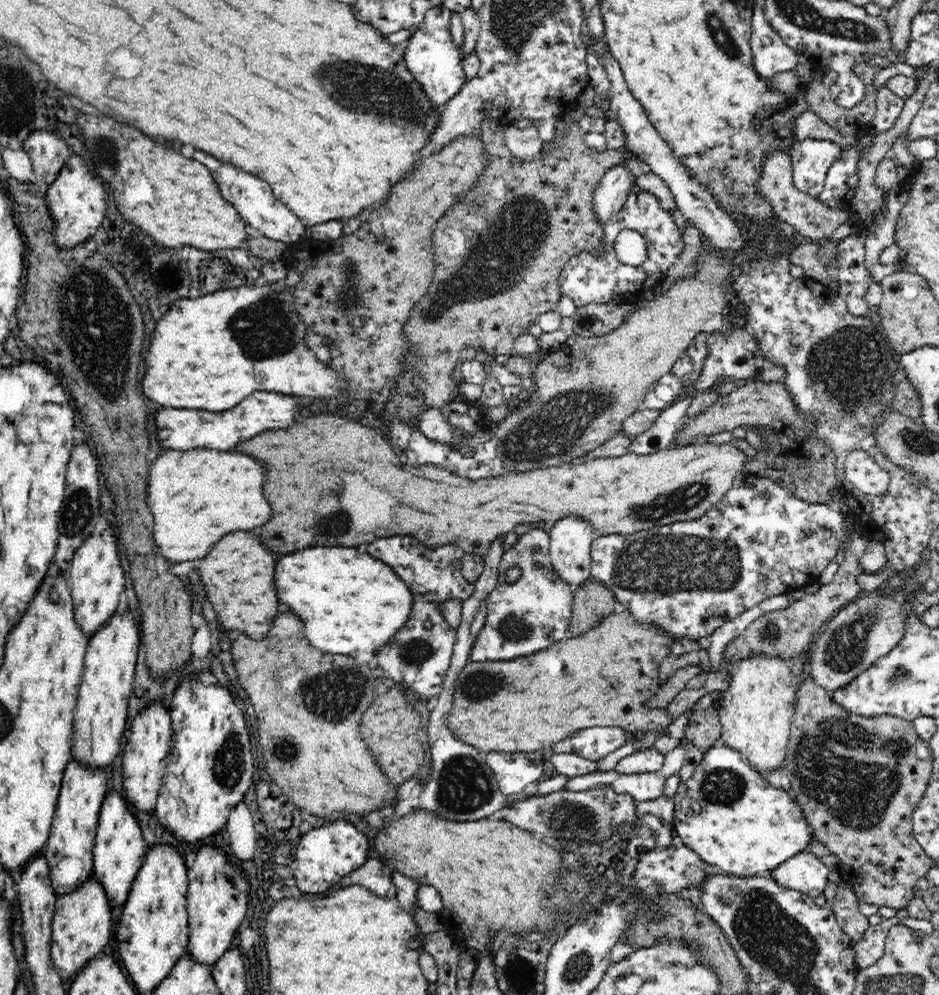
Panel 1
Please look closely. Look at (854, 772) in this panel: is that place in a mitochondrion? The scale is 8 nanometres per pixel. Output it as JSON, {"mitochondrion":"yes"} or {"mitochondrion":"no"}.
{"mitochondrion":"yes"}

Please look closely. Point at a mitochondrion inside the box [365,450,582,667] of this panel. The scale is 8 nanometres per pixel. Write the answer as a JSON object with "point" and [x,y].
{"point":[514,628]}

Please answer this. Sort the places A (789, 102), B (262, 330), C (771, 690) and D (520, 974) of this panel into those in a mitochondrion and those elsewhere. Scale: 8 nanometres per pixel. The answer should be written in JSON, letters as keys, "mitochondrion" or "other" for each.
{"A":"other","B":"mitochondrion","C":"other","D":"mitochondrion"}

